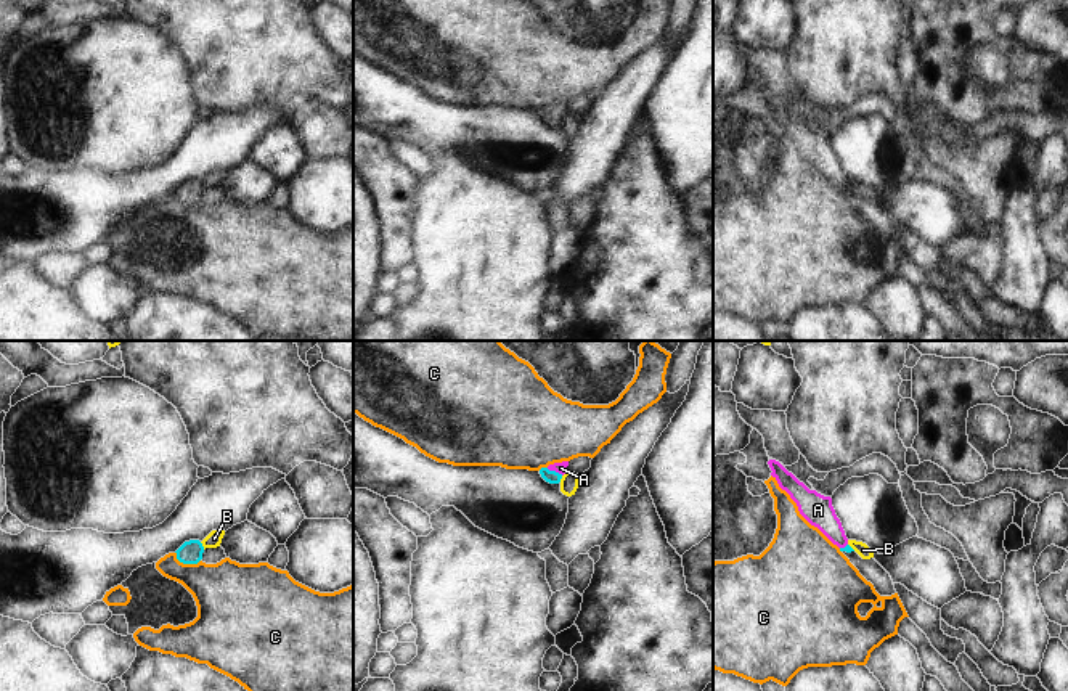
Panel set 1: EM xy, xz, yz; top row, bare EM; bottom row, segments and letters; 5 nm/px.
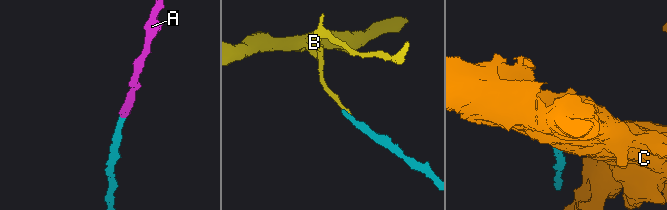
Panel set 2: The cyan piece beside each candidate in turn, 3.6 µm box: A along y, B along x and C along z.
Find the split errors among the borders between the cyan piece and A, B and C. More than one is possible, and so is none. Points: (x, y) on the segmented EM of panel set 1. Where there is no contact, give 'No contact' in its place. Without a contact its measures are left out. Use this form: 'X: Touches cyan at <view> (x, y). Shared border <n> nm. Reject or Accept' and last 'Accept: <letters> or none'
A: Touches cyan at xz (554, 471). Shared border 90 nm. Accept
B: Touches cyan at xy (201, 545). Shared border 50 nm. Reject
C: Touches cyan at xy (185, 563). Shared border 140 nm. Reject
Accept: A

